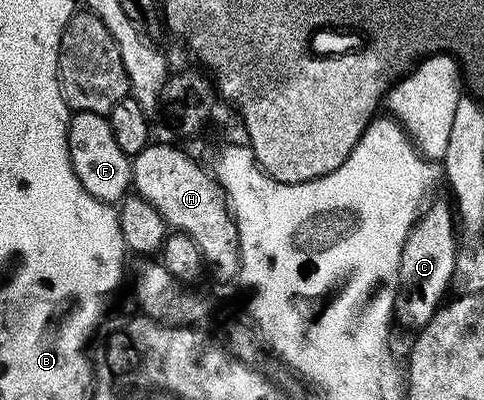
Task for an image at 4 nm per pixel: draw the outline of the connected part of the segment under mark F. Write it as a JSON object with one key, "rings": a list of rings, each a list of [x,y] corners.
{"rings":[[[77,112],[66,128],[66,147],[70,163],[80,184],[96,200],[111,204],[121,203],[132,186],[132,158],[116,144],[107,115],[96,112]]]}

